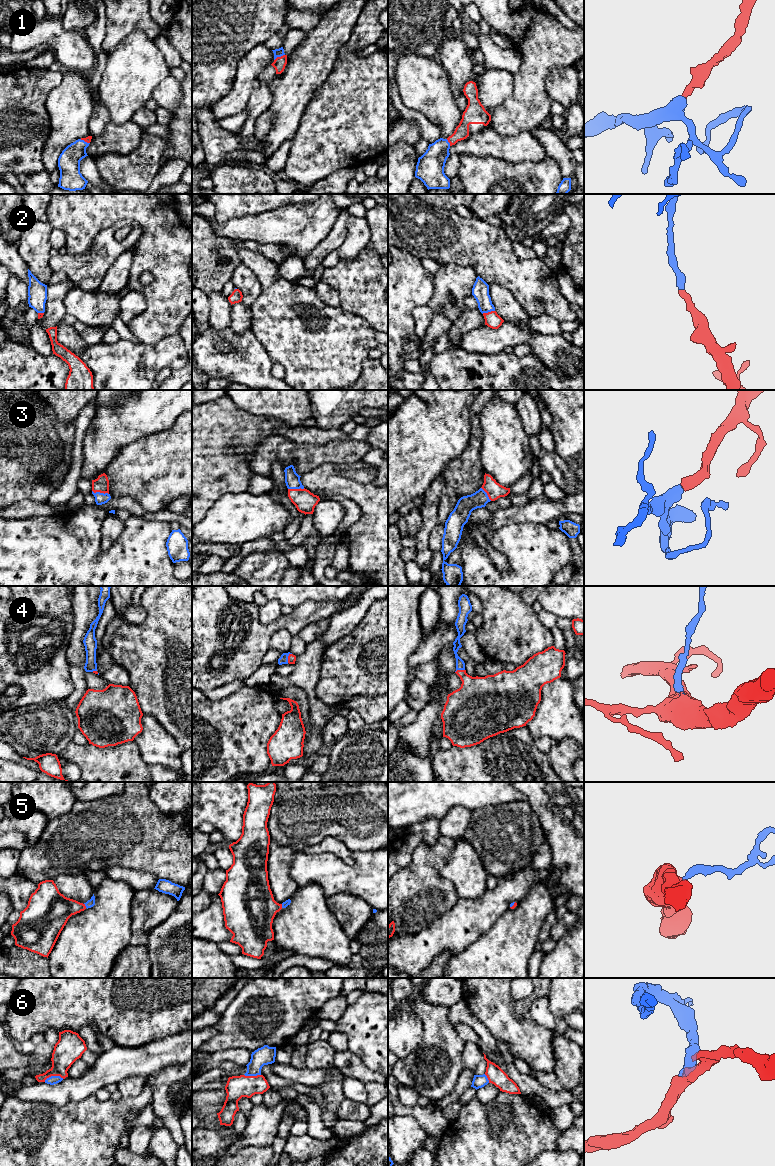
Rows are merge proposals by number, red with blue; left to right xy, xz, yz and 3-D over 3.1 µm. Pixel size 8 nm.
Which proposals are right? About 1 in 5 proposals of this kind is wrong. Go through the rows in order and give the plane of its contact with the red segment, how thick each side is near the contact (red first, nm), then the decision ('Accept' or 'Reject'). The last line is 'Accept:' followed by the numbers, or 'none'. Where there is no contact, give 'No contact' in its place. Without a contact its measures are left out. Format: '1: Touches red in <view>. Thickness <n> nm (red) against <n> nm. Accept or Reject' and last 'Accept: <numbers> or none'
1: Touches red in xz. Thickness 100 nm (red) against 70 nm. Accept
2: Touches red in yz. Thickness 120 nm (red) against 140 nm. Accept
3: Touches red in xy. Thickness 120 nm (red) against 100 nm. Accept
4: Touches red in xz. Thickness 60 nm (red) against 70 nm. Accept
5: Touches red in xy. Thickness 280 nm (red) against 70 nm. Accept
6: Touches red in xy. Thickness 220 nm (red) against 70 nm. Accept
Accept: 1, 2, 3, 4, 5, 6

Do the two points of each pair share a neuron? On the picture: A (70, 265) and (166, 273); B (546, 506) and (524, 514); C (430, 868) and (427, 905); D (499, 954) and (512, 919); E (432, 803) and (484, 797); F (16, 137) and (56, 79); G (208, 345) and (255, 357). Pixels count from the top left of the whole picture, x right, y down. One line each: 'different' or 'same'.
A: different
B: same
C: same
D: same
E: same
F: same
G: same

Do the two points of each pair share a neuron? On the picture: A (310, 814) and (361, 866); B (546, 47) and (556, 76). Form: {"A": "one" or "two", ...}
{"A": "two", "B": "two"}

